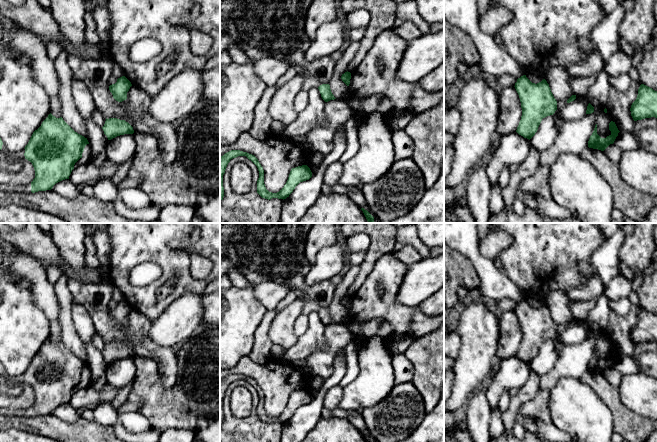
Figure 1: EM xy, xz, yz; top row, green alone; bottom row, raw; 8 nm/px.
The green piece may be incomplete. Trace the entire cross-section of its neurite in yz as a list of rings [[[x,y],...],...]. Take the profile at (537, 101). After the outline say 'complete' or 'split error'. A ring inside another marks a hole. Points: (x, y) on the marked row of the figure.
[[[523,75],[517,79],[514,87],[522,108],[516,132],[530,140],[537,132],[542,119],[555,113],[557,101],[545,79],[535,84]]]; complete

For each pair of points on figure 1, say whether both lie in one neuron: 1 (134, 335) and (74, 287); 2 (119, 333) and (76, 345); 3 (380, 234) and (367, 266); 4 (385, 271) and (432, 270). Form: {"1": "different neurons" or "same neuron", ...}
{"1": "same neuron", "2": "different neurons", "3": "same neuron", "4": "different neurons"}

